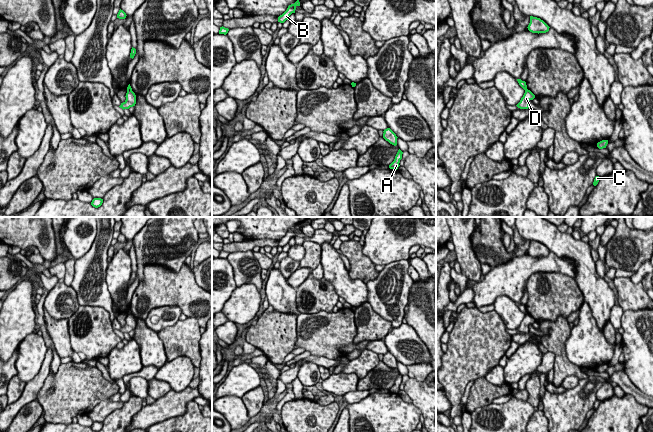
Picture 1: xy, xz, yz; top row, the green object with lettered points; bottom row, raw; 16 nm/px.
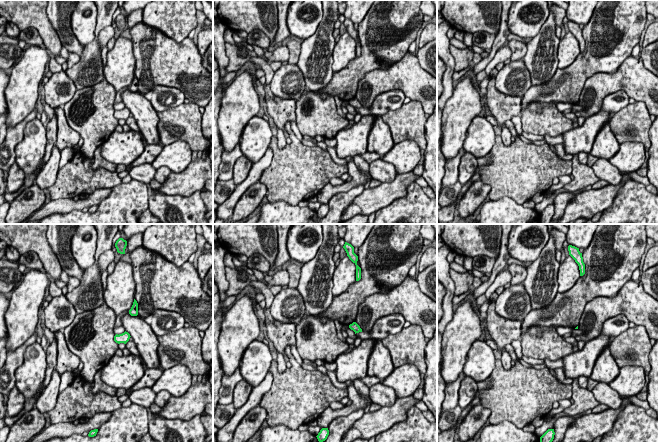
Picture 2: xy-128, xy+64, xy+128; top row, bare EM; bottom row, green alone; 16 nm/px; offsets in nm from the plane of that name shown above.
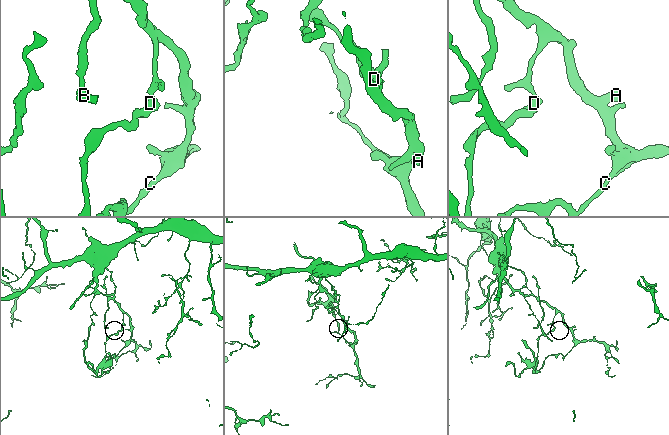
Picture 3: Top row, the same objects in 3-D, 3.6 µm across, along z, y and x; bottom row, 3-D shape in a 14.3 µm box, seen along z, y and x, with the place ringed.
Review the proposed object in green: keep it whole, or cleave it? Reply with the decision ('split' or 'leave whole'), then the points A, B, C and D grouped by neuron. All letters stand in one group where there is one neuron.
split; groups A B C / D

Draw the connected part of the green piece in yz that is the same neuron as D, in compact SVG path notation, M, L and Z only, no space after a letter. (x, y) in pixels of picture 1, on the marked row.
M526 90L523 97L521 98L520 102L516 105L520 109L528 109L529 108L529 101L533 100L535 95L530 91Z

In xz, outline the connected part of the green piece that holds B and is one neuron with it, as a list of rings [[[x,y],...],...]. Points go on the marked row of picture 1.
[[[297,0],[294,4],[291,4],[291,5],[288,6],[287,10],[282,15],[280,15],[278,17],[278,22],[284,23],[286,20],[288,20],[289,16],[292,13],[295,13],[295,10],[296,10],[297,6],[300,6],[299,0]]]

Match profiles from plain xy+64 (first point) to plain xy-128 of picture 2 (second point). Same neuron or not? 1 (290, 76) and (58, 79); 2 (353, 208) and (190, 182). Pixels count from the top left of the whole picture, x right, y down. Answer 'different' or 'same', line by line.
1: same
2: same

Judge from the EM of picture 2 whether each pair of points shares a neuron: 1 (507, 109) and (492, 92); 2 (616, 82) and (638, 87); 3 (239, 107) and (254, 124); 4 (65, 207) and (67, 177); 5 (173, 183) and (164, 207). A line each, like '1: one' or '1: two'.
1: one
2: one
3: two
4: two
5: two

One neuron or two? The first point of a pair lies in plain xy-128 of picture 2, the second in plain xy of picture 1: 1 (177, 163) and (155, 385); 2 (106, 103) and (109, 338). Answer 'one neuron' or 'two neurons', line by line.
1: two neurons
2: one neuron

